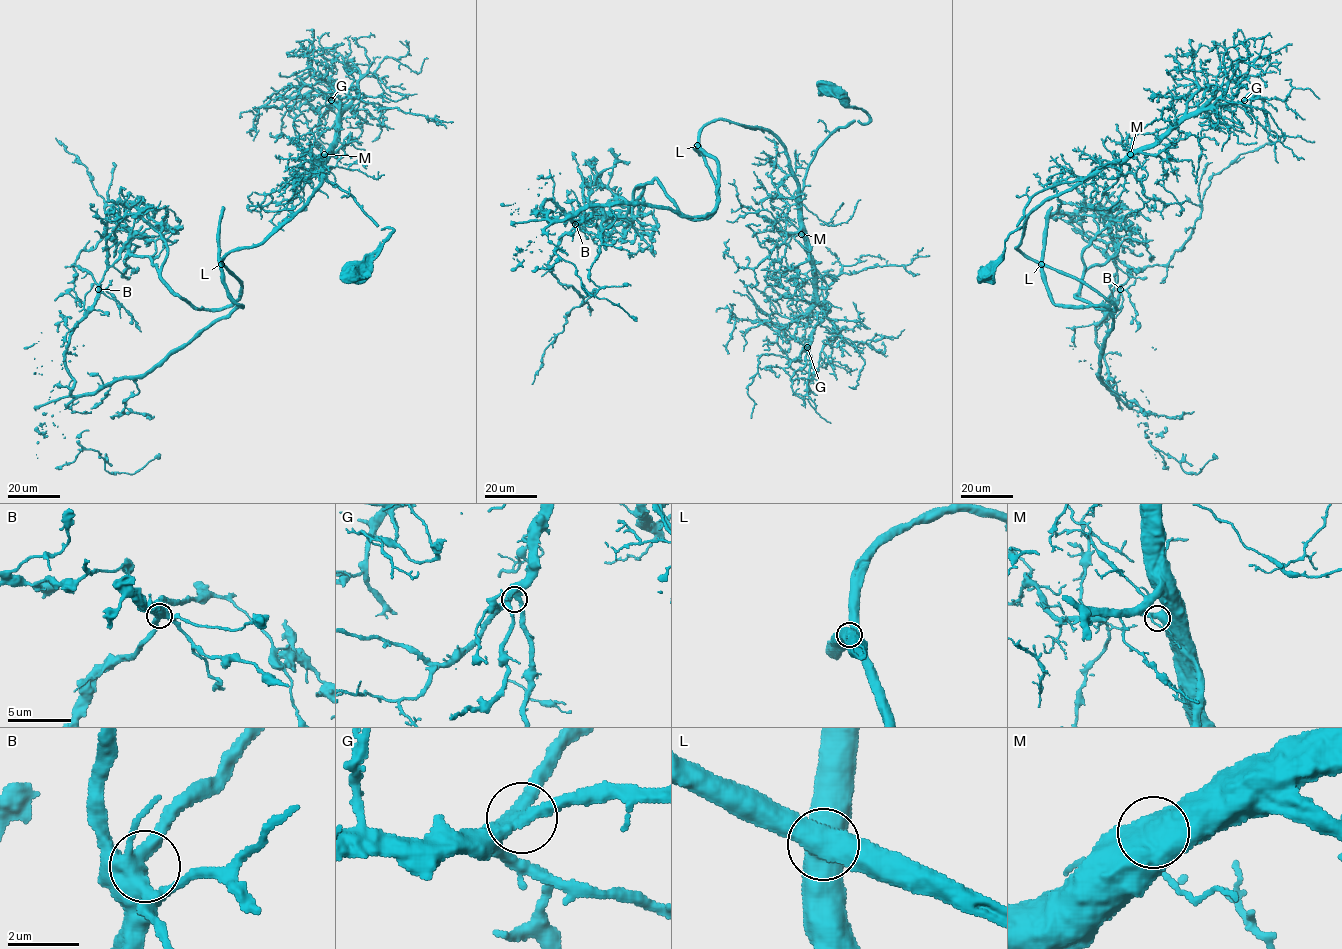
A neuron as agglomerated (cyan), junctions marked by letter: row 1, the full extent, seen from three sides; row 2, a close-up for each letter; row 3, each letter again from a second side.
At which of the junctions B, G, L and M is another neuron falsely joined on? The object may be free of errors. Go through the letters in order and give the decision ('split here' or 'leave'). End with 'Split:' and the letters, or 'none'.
B: leave
G: leave
L: split here
M: leave
Split: L

